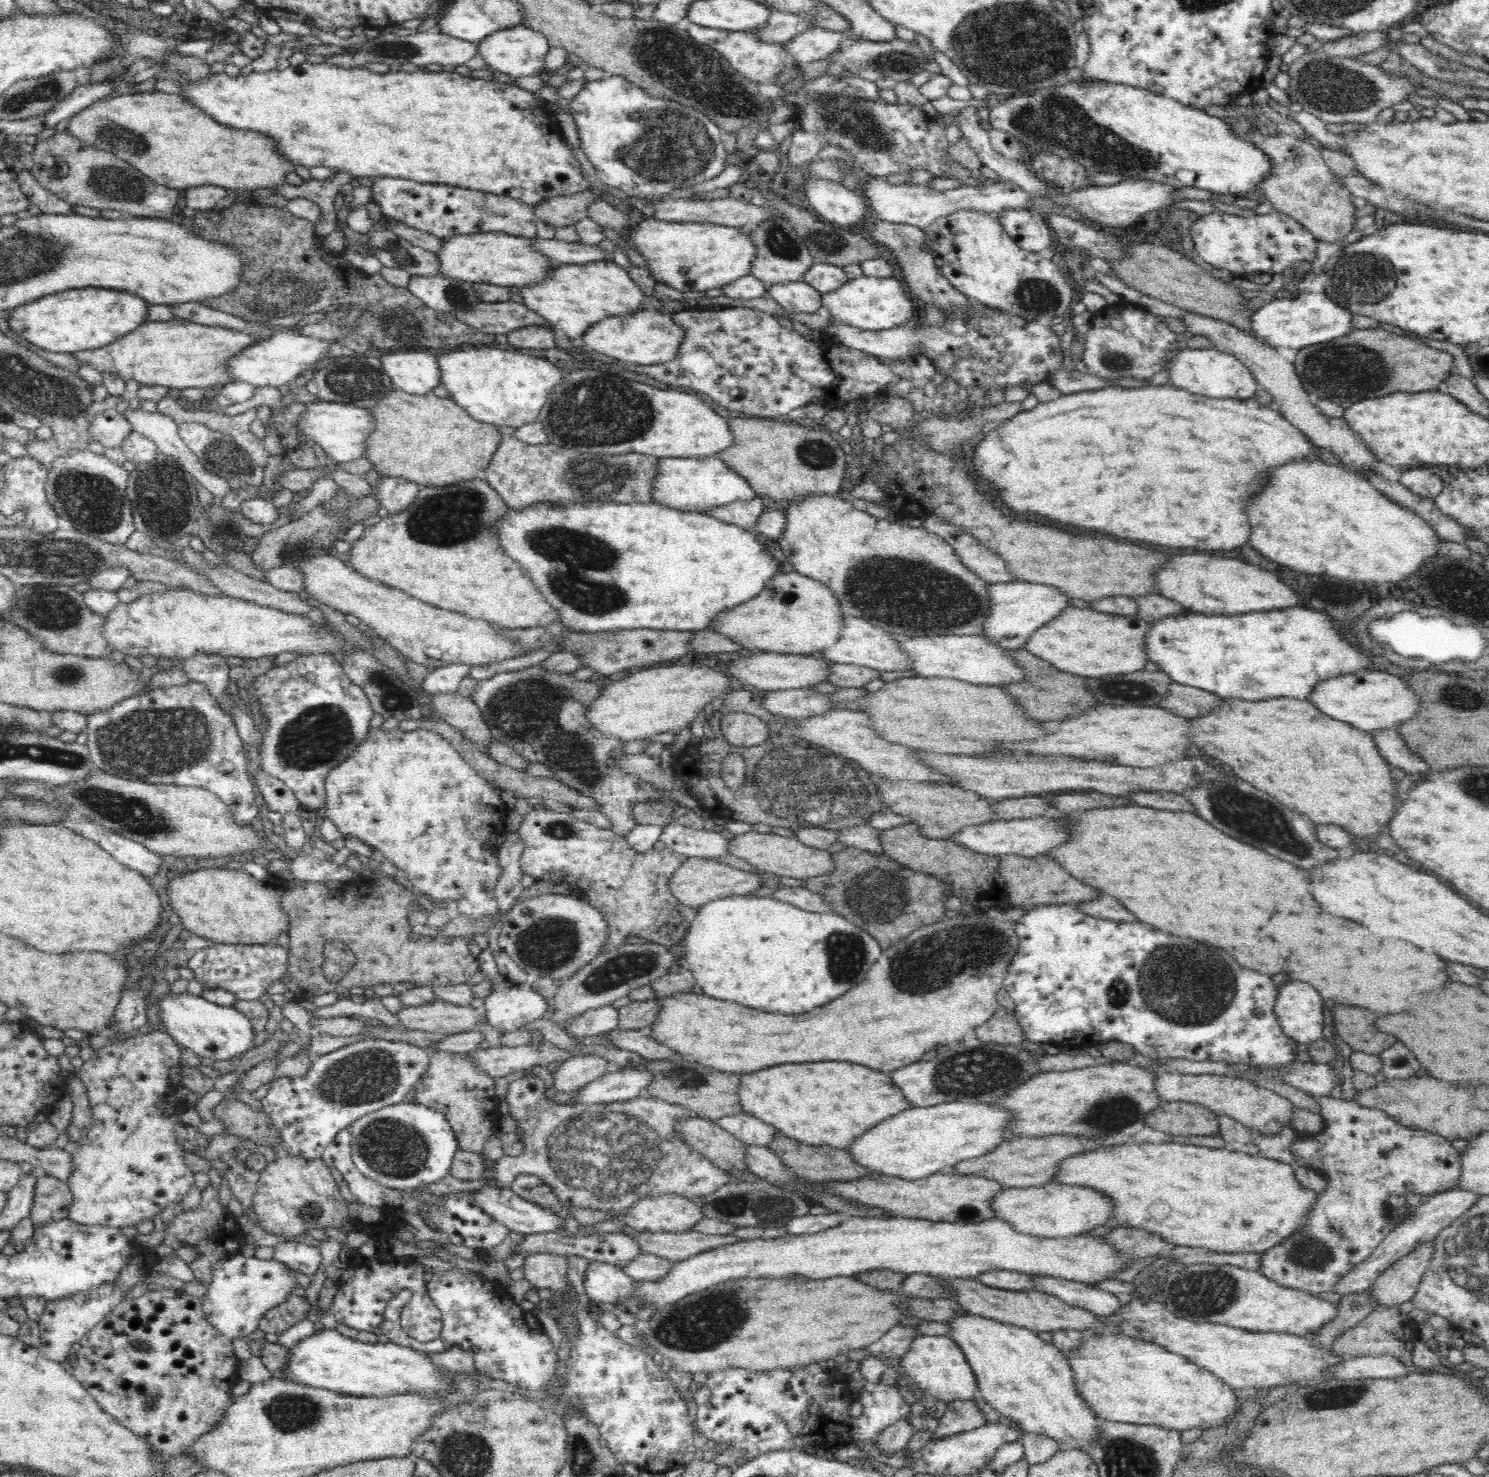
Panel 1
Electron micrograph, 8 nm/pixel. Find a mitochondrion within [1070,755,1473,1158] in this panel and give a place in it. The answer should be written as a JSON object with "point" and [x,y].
{"point":[1163,986]}

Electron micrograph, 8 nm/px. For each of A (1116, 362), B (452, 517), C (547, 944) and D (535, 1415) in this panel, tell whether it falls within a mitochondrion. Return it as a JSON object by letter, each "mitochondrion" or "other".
{"A":"mitochondrion","B":"mitochondrion","C":"mitochondrion","D":"other"}

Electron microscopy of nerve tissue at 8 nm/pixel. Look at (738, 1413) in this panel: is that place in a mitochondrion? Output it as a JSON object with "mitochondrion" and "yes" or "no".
{"mitochondrion":"no"}

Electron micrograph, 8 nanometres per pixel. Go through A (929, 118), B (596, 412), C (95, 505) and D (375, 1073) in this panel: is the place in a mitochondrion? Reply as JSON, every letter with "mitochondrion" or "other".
{"A":"other","B":"mitochondrion","C":"mitochondrion","D":"mitochondrion"}

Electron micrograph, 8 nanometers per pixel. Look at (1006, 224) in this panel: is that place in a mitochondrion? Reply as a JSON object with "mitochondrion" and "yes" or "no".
{"mitochondrion":"no"}

